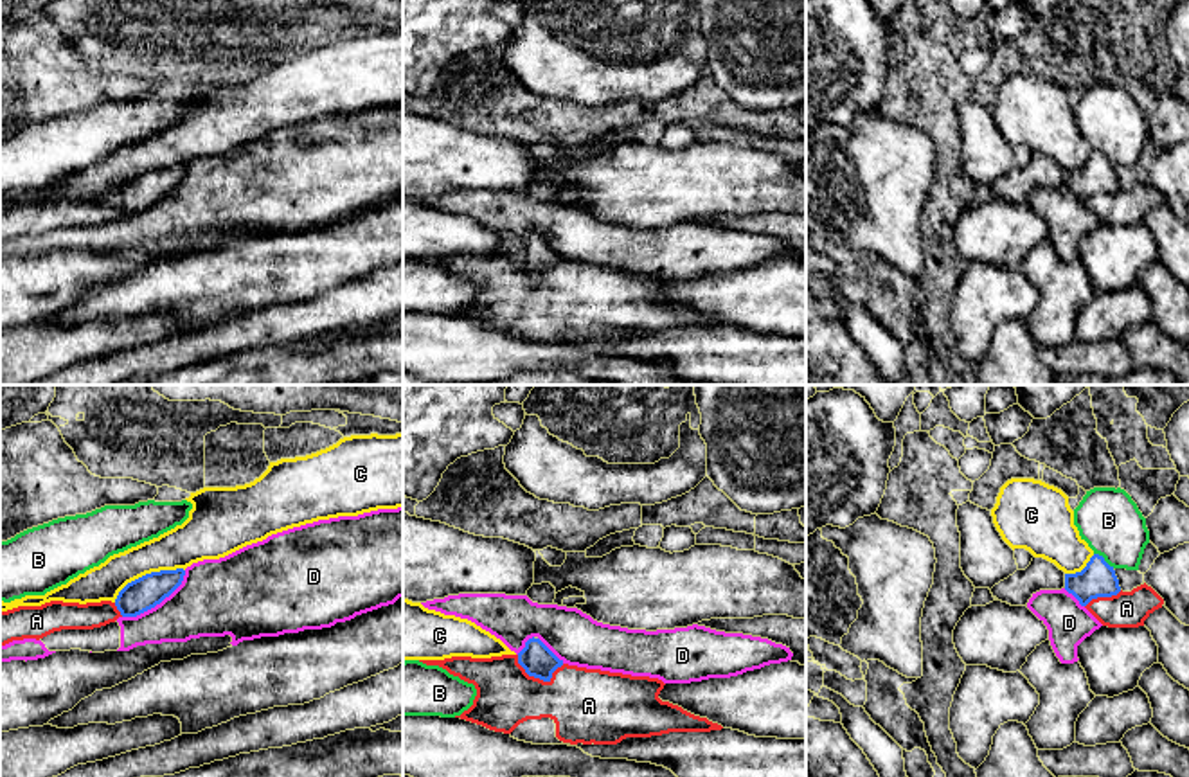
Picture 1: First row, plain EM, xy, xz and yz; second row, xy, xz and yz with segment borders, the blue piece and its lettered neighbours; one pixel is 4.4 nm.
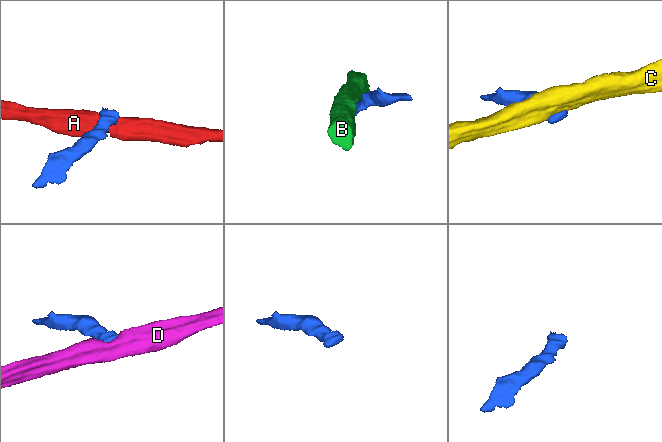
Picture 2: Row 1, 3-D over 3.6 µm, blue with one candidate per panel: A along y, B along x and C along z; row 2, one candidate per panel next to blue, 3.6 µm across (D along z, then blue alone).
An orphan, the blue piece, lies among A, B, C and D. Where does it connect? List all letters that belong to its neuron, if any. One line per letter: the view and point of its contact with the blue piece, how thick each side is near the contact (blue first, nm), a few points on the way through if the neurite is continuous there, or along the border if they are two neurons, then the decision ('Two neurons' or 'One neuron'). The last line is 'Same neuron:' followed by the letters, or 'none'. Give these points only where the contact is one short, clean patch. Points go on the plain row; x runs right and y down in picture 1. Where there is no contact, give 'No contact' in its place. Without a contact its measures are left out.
A: Touches blue at xz (538, 274). Thickness 150 nm (blue) against 320 nm. Boundary: xz (517, 252), (517, 258), (529, 272), (544, 277), (563, 261). Two neurons
B: Touches blue at yz (1103, 157). Thickness 160 nm (blue) against 280 nm. Boundary: yz (1094, 150), (1114, 164). Two neurons
C: Touches blue at xy (146, 171). Thickness 150 nm (blue) against 190 nm. Boundary: xy (184, 166), (146, 169), (132, 177), (114, 198). Two neurons
D: Touches blue at xy (157, 200). Thickness 150 nm (blue) against 320 nm. Boundary: xy (186, 168), (180, 180), (159, 200), (135, 213), (123, 214). Two neurons
Same neuron: none

